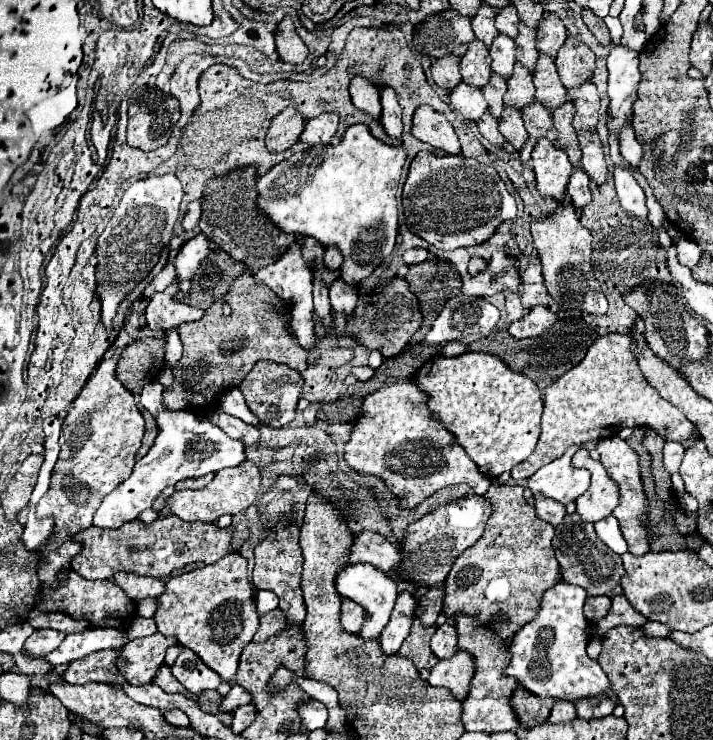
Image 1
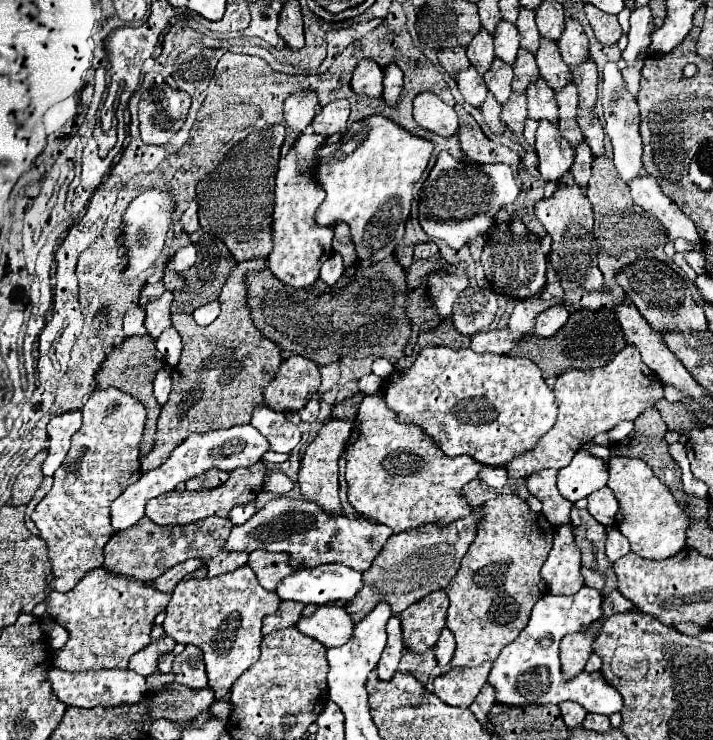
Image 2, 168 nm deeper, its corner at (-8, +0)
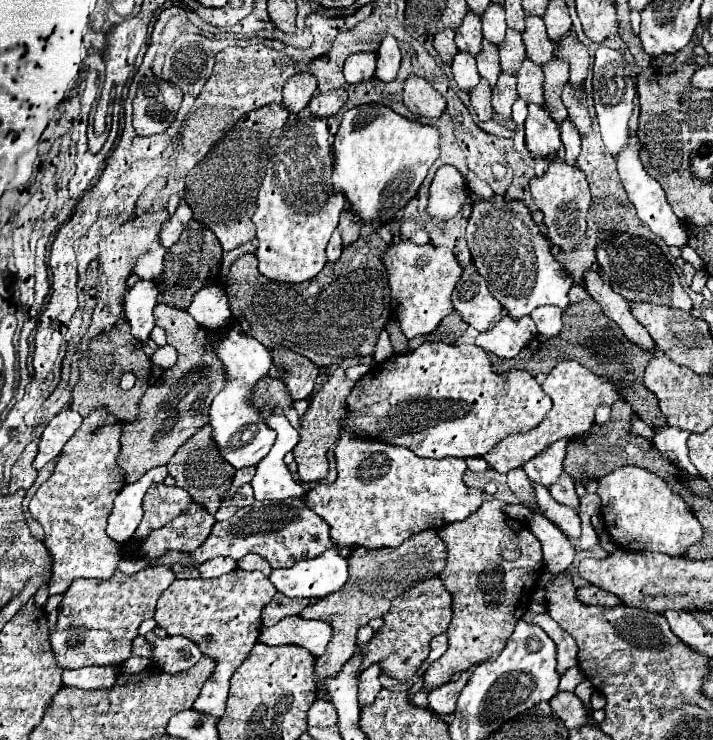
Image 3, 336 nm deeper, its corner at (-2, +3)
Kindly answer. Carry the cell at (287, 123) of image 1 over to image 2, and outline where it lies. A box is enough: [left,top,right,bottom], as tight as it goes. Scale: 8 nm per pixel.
[284,91,318,133]

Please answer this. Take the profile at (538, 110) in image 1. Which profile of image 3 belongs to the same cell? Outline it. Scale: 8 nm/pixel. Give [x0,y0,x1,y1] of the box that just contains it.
[516,60,544,104]

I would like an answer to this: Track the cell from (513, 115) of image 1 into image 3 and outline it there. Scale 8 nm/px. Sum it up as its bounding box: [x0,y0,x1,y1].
[492,72,518,118]

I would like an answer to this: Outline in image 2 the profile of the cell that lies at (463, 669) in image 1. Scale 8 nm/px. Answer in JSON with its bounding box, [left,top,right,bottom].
[434,661,492,707]

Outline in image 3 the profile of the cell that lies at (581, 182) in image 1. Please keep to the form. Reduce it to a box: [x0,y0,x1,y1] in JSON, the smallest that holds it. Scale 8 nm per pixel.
[560,120,580,164]

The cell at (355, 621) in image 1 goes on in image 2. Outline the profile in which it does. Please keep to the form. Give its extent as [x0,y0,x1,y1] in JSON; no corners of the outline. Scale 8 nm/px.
[296,603,356,647]

